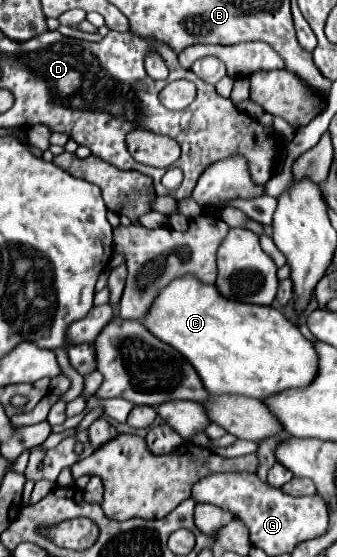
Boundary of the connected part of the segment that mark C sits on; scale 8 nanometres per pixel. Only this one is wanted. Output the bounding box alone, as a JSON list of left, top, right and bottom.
[142,274,316,400]

